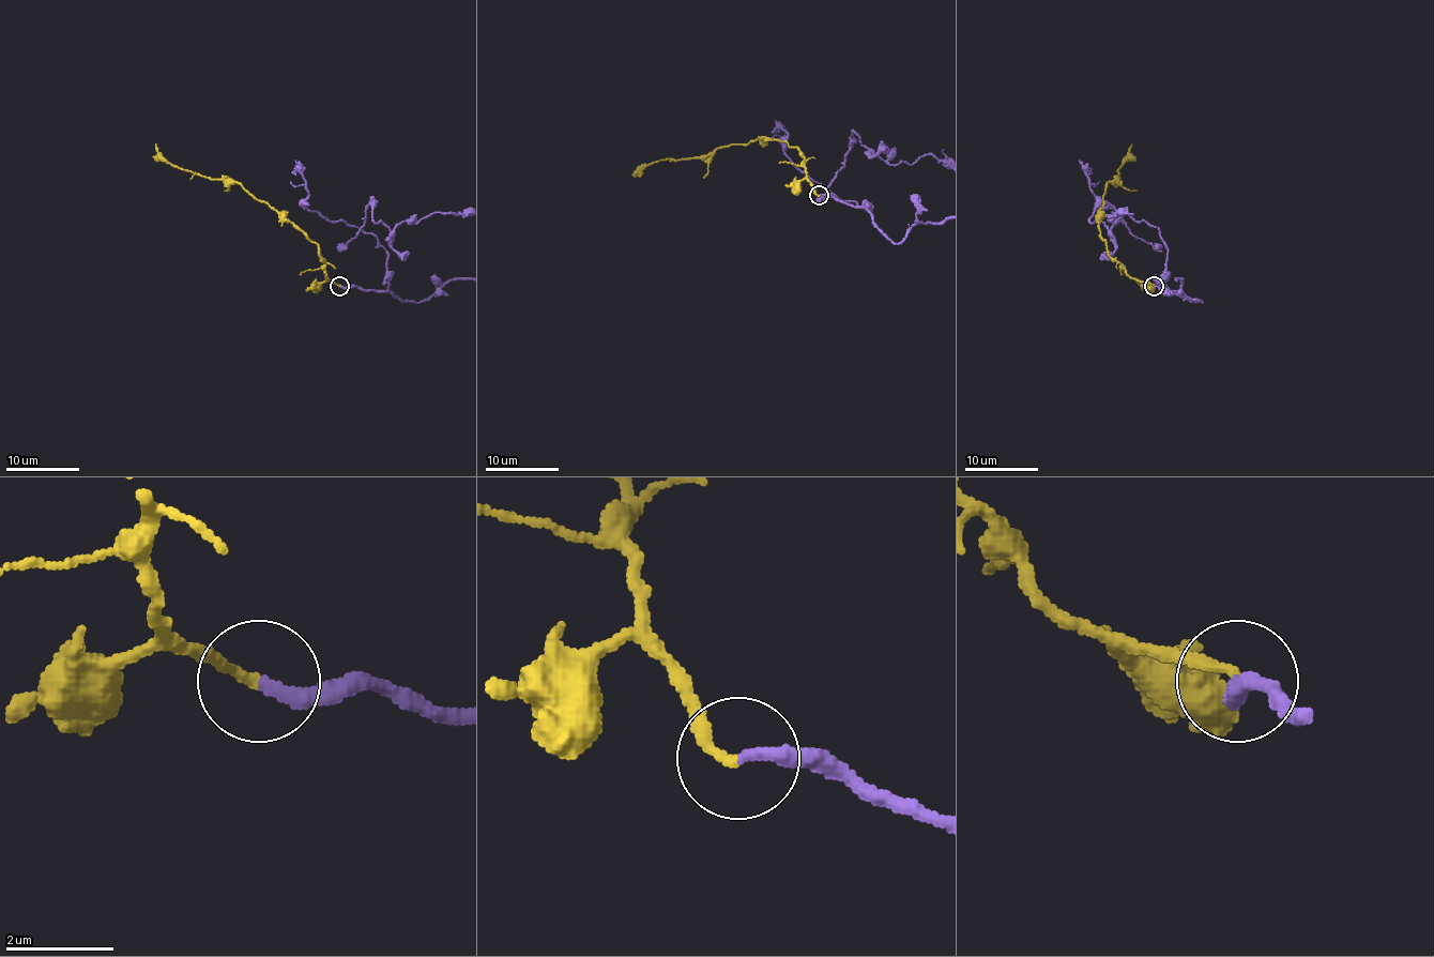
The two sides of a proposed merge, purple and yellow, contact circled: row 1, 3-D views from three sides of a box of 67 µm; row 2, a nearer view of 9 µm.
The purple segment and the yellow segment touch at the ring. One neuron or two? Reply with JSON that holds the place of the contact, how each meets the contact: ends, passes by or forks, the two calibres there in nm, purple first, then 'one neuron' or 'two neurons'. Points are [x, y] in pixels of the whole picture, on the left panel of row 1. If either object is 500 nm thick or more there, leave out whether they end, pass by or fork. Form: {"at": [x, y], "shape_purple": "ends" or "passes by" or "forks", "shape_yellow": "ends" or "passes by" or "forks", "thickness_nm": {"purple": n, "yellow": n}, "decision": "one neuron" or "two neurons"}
{"at": [339, 286], "shape_purple": "ends", "shape_yellow": "ends", "thickness_nm": {"purple": 260, "yellow": 180}, "decision": "one neuron"}

